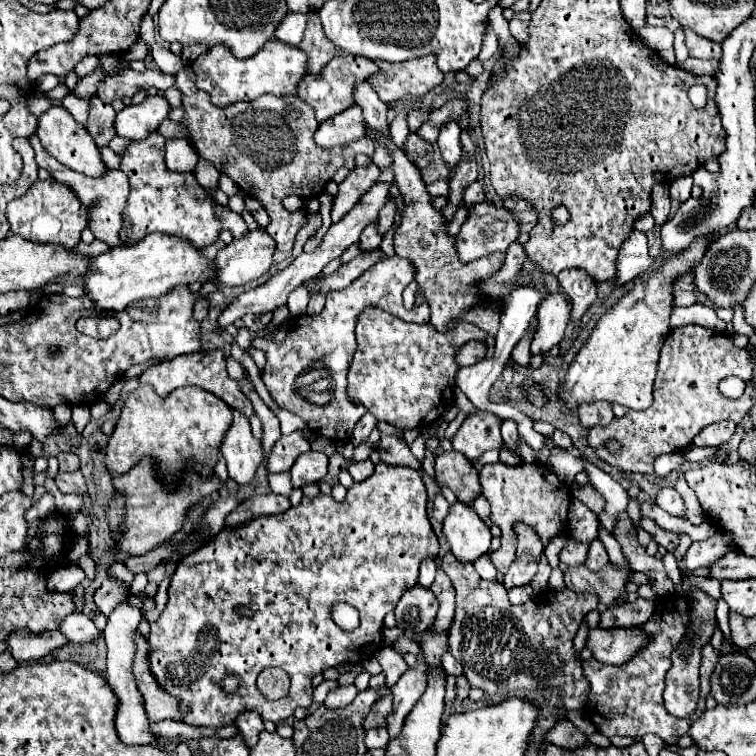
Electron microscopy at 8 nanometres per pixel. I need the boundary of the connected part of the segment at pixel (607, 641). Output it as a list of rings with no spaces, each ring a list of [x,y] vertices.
[[[589,629],[589,637],[585,641],[585,647],[593,651],[593,659],[607,663],[607,665],[621,665],[635,651],[641,651],[641,647],[647,645],[647,633],[633,629]]]

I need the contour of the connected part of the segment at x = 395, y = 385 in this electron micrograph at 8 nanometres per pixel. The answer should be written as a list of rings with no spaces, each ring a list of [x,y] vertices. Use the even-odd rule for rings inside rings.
[[[367,307],[357,323],[357,353],[353,357],[353,363],[349,367],[349,395],[355,403],[361,403],[367,407],[369,413],[373,413],[379,421],[387,421],[397,425],[401,431],[407,429],[423,429],[437,421],[451,405],[453,405],[453,387],[455,387],[455,371],[459,369],[453,355],[457,347],[463,343],[477,339],[485,341],[487,333],[471,323],[459,323],[453,331],[437,331],[431,327],[431,323],[405,323],[399,317],[379,311],[377,307]]]

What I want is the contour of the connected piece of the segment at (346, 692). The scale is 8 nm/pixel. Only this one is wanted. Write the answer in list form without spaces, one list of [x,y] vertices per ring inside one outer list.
[[[355,685],[337,687],[337,689],[333,689],[333,691],[327,695],[327,699],[325,699],[325,703],[323,703],[323,705],[327,705],[327,709],[347,707],[347,705],[357,697],[357,695],[359,695],[359,689],[357,689]]]

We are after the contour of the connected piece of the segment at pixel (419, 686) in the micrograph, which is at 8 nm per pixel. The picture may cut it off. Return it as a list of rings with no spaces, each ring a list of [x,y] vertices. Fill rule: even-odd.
[[[417,663],[415,669],[407,669],[401,679],[391,687],[393,693],[393,711],[387,715],[387,731],[391,741],[399,737],[403,731],[403,723],[413,709],[413,705],[419,701],[427,685],[427,677],[423,671],[423,663]]]

